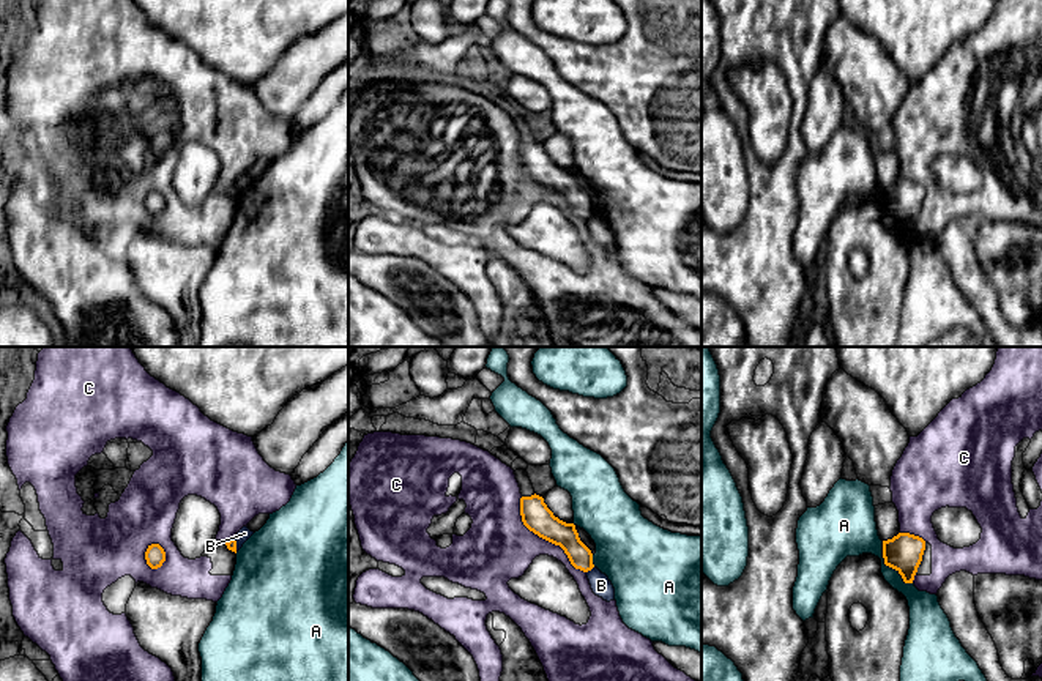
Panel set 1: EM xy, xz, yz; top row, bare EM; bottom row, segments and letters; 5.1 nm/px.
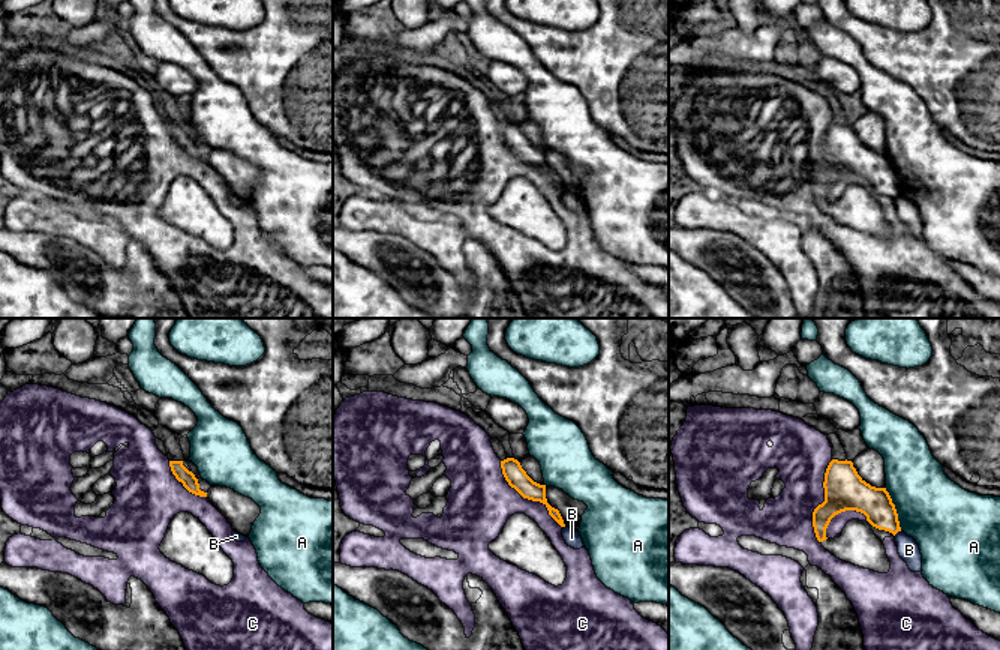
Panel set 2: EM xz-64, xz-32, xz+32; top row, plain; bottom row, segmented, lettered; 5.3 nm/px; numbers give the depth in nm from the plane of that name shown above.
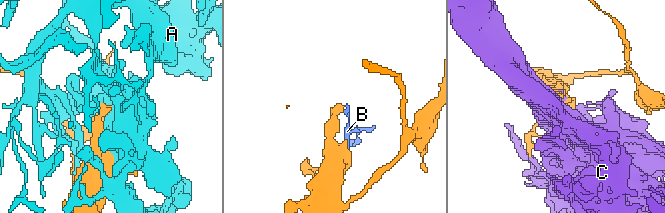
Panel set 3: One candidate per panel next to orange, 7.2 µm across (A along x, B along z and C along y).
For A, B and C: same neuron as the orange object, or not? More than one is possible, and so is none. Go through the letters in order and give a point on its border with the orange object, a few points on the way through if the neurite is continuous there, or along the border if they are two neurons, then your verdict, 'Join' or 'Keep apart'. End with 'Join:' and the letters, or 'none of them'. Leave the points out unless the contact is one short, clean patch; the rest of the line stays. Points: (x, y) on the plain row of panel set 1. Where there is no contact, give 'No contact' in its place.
A: Touches orange at yz (888, 212). Keep apart
B: Touches orange at xz (590, 216). Boundary: xz (593, 213), (587, 219). Keep apart
C: Touches orange at xz (544, 185). Keep apart
Join: none of them

